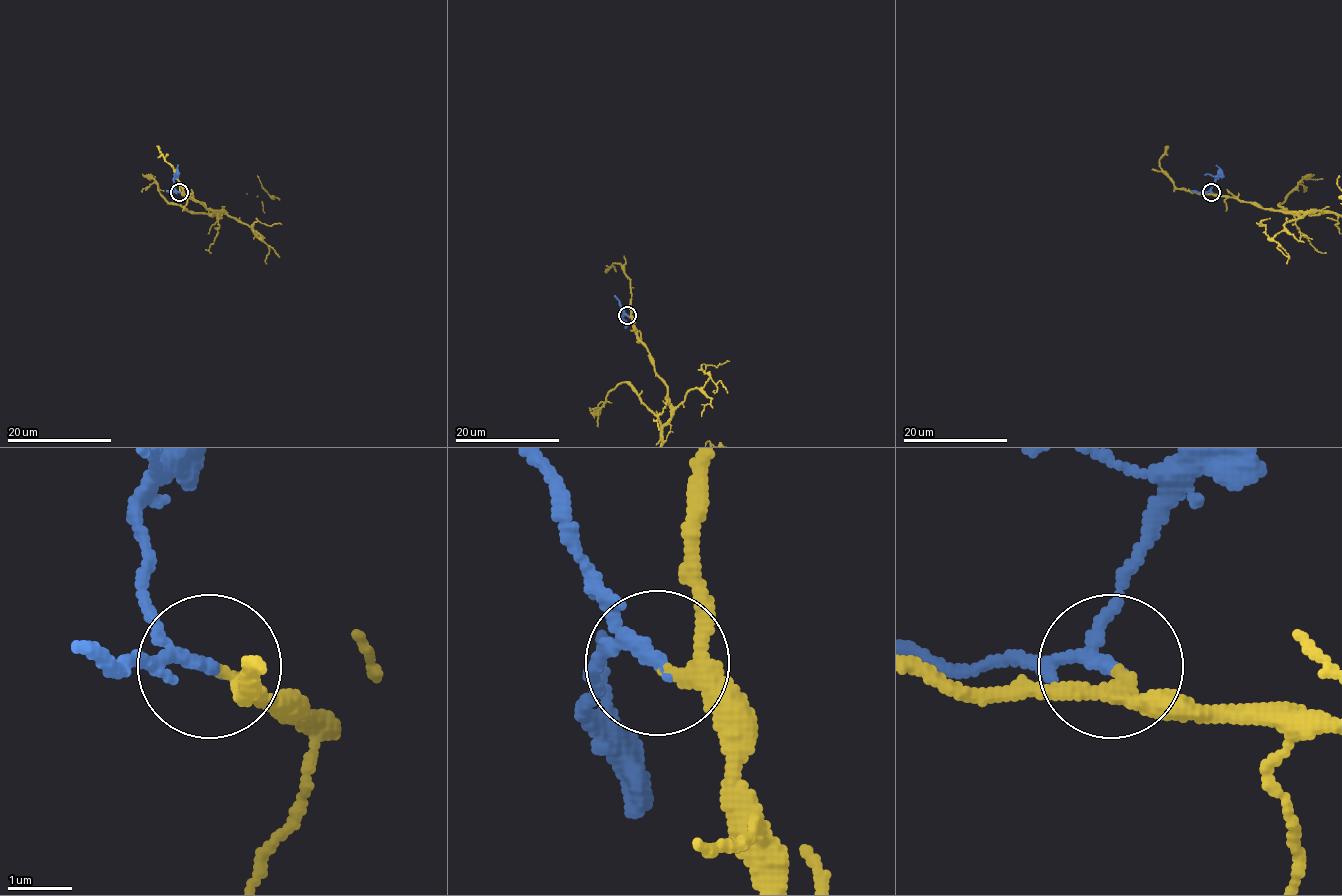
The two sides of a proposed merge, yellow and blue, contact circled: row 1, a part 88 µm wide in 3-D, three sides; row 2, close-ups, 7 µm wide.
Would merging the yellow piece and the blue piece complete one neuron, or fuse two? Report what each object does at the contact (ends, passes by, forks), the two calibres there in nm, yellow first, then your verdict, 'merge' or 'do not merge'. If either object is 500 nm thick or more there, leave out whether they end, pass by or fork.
yellow passes by; blue passes by; calibres 150 and 150 nm; merge

